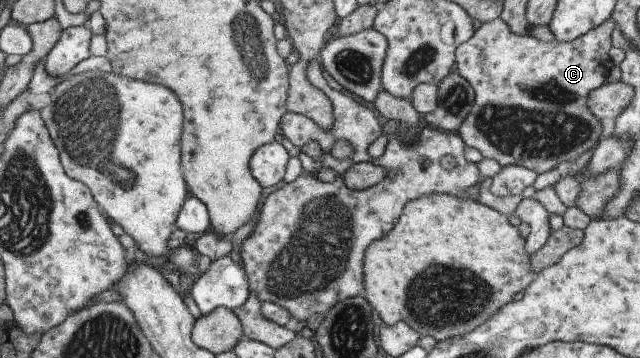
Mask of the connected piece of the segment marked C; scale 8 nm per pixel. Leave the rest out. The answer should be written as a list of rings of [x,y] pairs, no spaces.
[[[608,18],[599,26],[588,31],[586,34],[579,36],[576,40],[571,42],[557,42],[557,40],[550,42],[541,42],[528,34],[518,36],[516,33],[511,32],[511,28],[505,24],[503,20],[497,19],[485,22],[473,32],[473,35],[462,44],[459,44],[454,51],[454,66],[455,70],[461,78],[465,80],[473,90],[474,100],[470,107],[470,113],[461,122],[459,129],[457,130],[458,136],[463,140],[466,147],[471,147],[477,150],[482,158],[494,160],[501,166],[523,166],[527,170],[533,170],[537,175],[543,172],[552,171],[559,163],[565,162],[569,159],[577,159],[584,152],[591,150],[593,145],[599,144],[602,137],[602,125],[600,121],[589,112],[589,108],[585,106],[585,98],[587,98],[589,92],[601,87],[606,83],[608,73],[612,68],[612,62],[609,58],[608,50],[612,46],[610,44],[610,35],[613,29],[615,29],[615,23]]]

